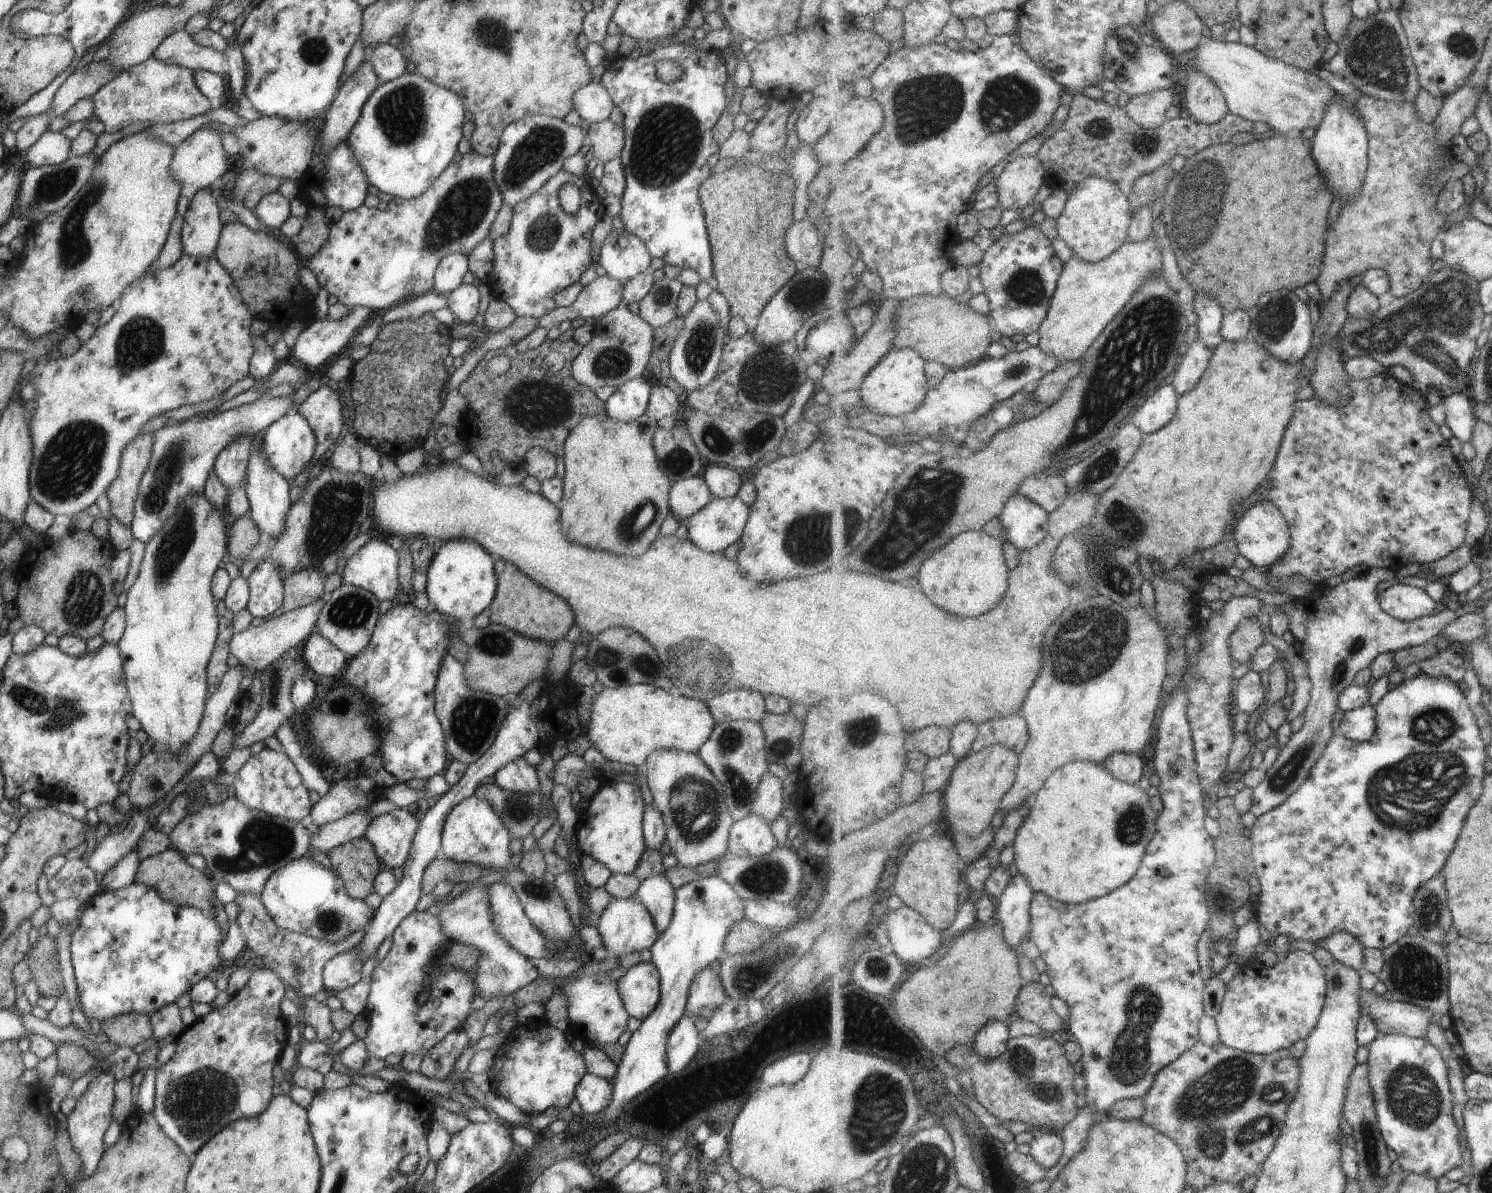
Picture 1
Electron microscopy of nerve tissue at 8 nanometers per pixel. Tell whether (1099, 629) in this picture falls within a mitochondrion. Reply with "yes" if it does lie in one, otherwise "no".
yes

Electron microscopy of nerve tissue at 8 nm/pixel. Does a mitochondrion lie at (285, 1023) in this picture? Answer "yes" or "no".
no

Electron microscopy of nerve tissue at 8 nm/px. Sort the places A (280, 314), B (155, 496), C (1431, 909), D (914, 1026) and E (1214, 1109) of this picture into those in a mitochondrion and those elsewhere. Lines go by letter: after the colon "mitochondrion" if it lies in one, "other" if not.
A: other
B: mitochondrion
C: mitochondrion
D: other
E: mitochondrion

